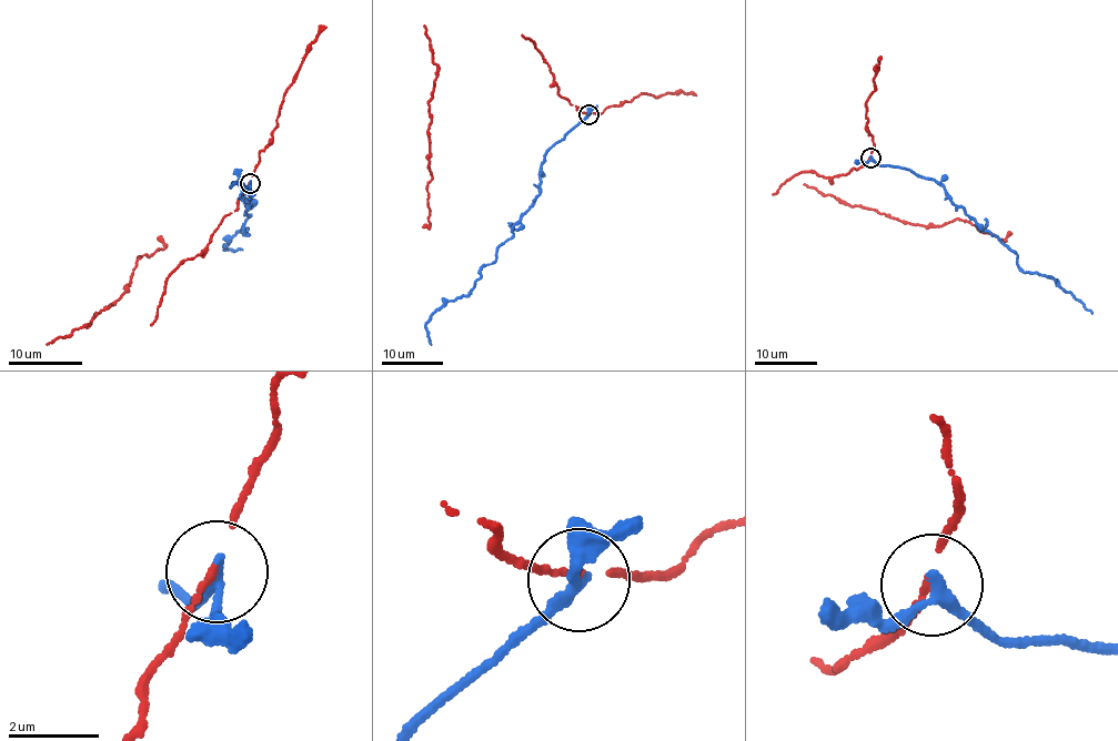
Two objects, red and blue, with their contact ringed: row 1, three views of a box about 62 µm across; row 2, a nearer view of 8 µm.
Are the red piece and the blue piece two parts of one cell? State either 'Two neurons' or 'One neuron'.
Two neurons

